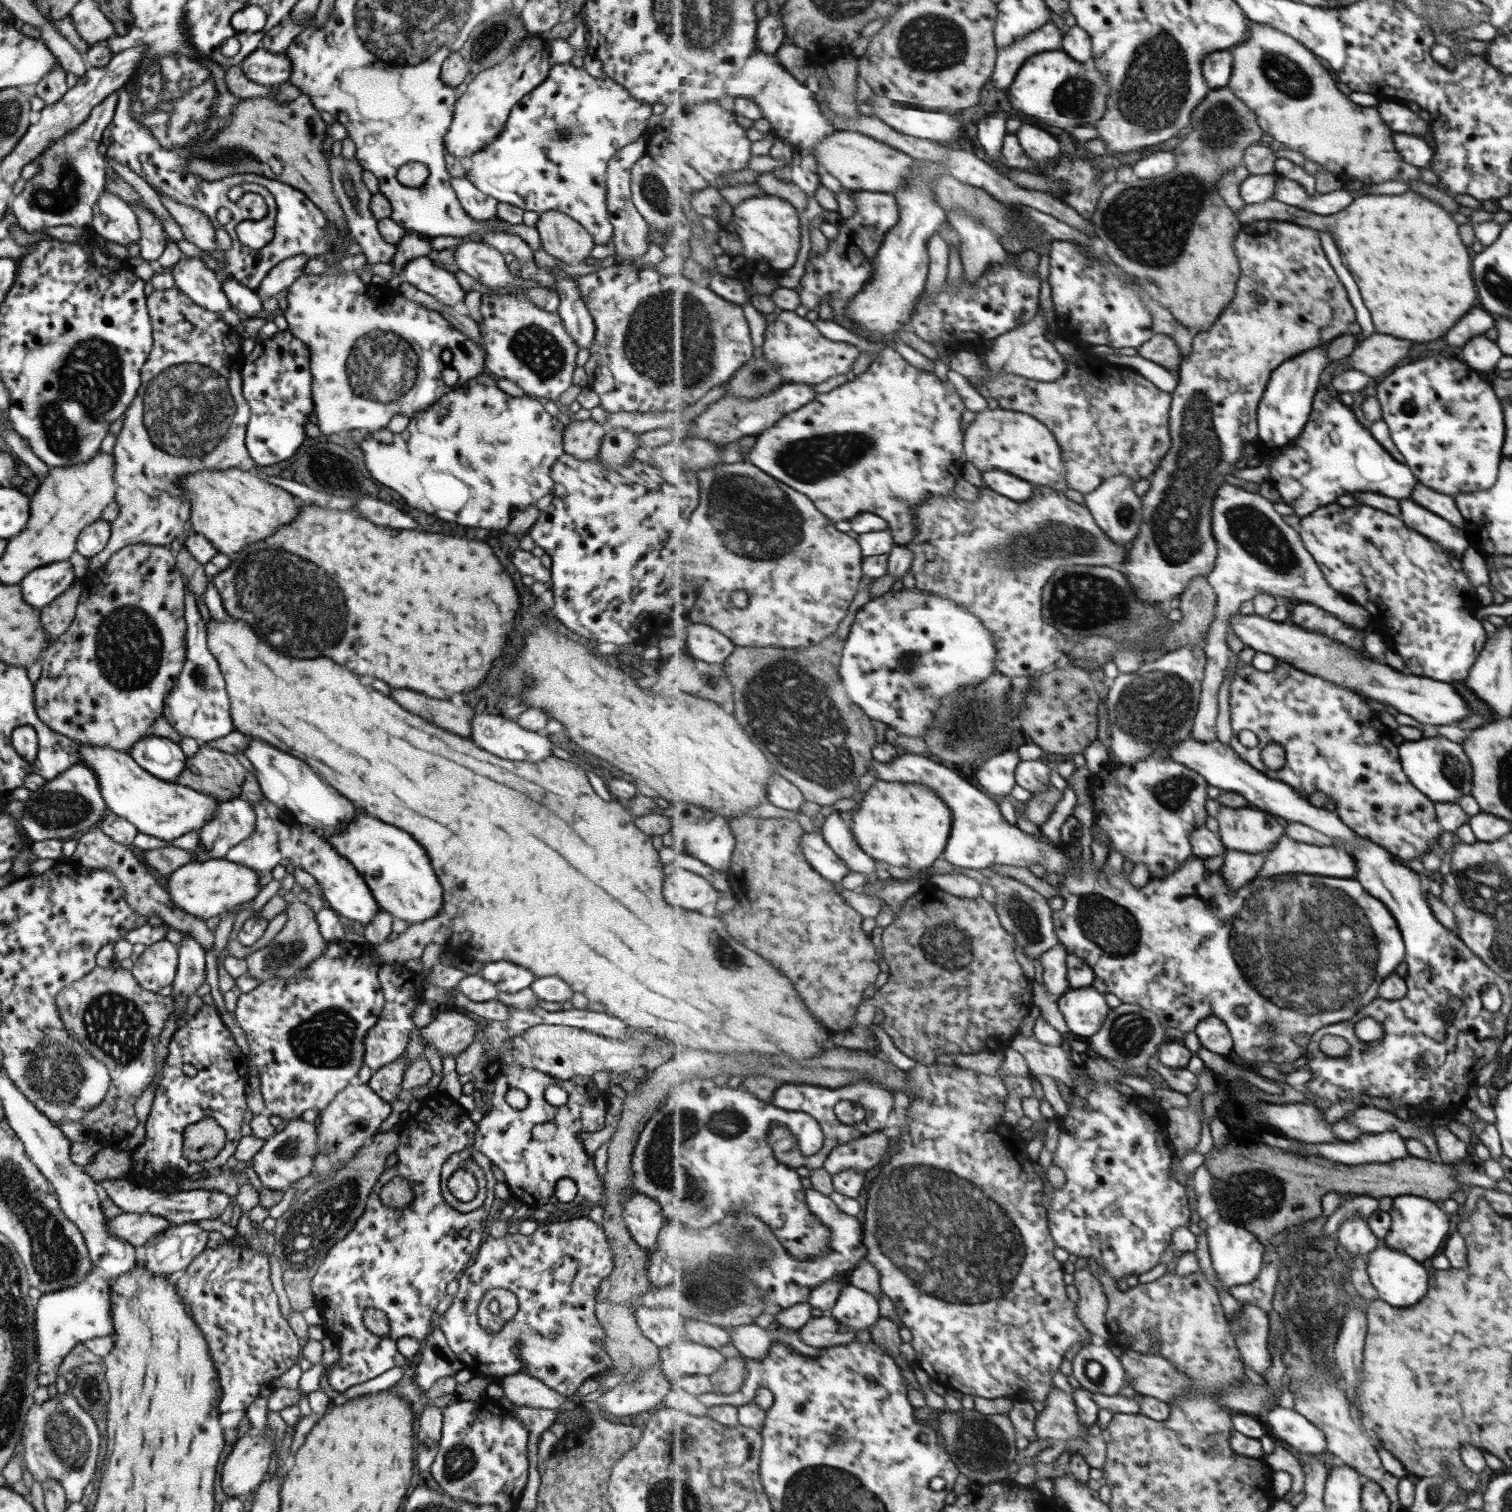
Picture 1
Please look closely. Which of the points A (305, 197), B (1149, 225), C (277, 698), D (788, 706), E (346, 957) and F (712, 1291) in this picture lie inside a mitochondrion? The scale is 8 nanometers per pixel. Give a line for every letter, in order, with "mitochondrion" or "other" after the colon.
A: other
B: mitochondrion
C: other
D: mitochondrion
E: other
F: mitochondrion

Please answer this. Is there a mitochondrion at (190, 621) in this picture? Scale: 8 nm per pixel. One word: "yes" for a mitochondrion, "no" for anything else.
no

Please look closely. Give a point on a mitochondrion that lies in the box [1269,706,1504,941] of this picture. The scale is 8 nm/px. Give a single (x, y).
(1453, 770)

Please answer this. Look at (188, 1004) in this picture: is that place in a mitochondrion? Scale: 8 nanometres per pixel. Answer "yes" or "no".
no

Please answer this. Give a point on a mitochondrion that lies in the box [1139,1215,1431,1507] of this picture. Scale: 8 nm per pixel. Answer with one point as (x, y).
(1309, 1294)

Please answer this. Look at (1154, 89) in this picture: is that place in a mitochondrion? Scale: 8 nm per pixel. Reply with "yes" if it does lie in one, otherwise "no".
yes

